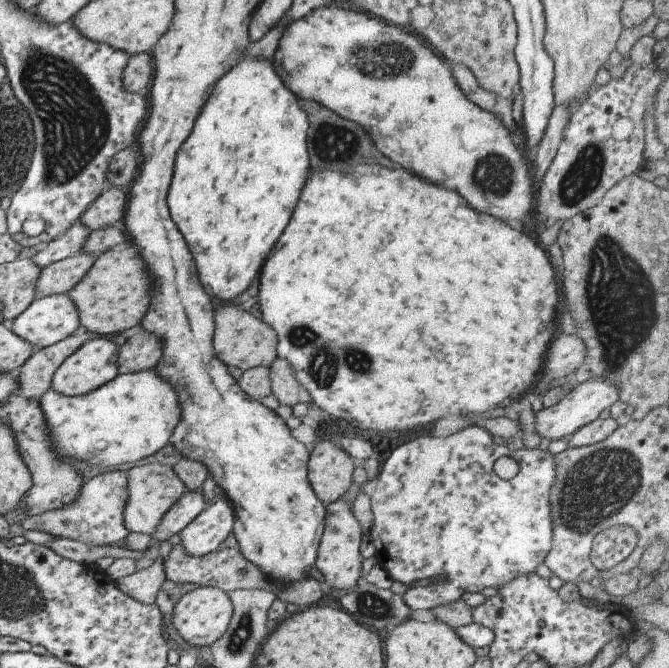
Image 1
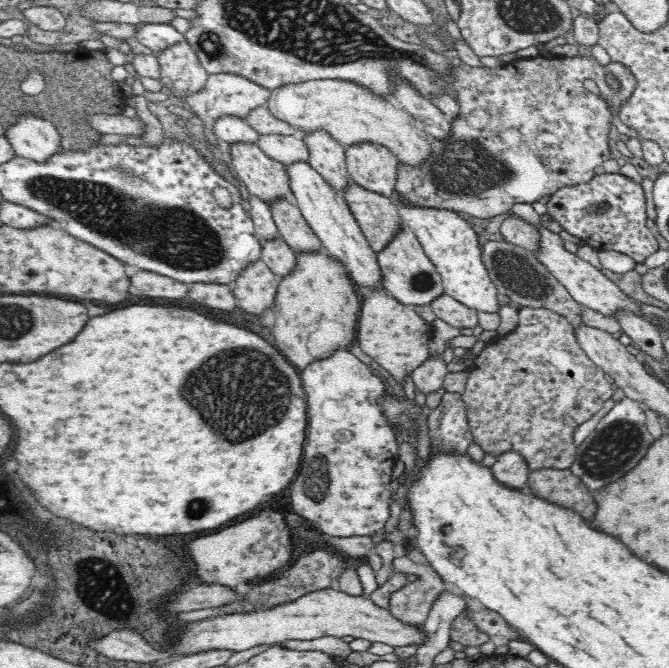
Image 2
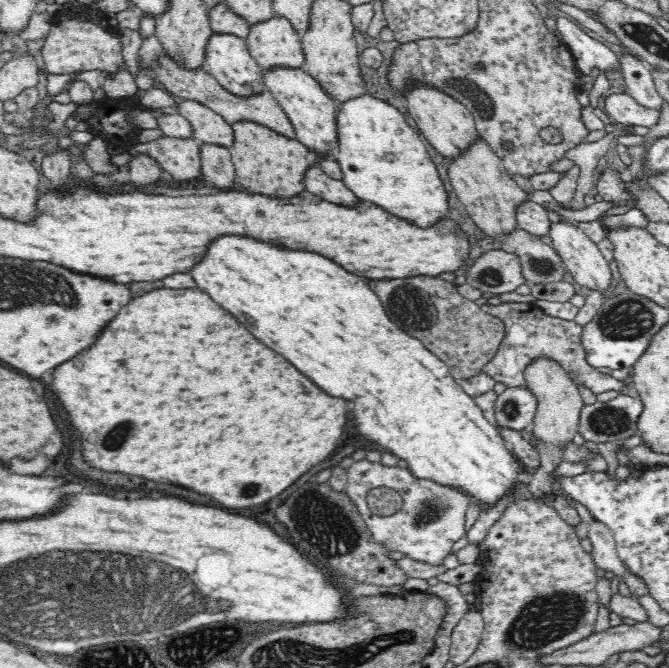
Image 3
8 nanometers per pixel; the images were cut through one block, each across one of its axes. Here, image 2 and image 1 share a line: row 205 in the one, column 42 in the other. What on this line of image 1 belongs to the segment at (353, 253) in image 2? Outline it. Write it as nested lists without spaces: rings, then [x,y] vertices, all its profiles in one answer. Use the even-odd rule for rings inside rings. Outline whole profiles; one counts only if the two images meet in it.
[[[68,293],[55,294],[34,299],[34,302],[8,326],[16,336],[28,340],[34,346],[33,352],[35,353],[41,348],[48,348],[48,346],[52,346],[74,334],[80,326],[80,317]]]

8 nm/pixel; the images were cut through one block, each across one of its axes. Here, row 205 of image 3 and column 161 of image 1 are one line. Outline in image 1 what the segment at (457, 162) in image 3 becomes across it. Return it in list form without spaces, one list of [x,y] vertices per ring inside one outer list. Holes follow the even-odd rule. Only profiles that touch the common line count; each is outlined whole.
[[[160,463],[136,466],[126,471],[126,474],[128,474],[128,500],[124,506],[124,526],[129,532],[143,532],[152,537],[162,516],[187,491],[187,488],[176,476],[173,468]]]

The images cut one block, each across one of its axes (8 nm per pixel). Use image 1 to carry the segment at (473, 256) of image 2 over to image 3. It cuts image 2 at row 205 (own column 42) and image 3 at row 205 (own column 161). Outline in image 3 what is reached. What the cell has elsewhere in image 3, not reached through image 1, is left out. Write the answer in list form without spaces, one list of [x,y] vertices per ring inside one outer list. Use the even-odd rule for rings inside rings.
[[[364,94],[338,105],[337,151],[332,158],[339,163],[343,183],[360,200],[368,200],[386,212],[430,228],[448,216],[448,193],[418,135],[396,107],[382,99]]]

